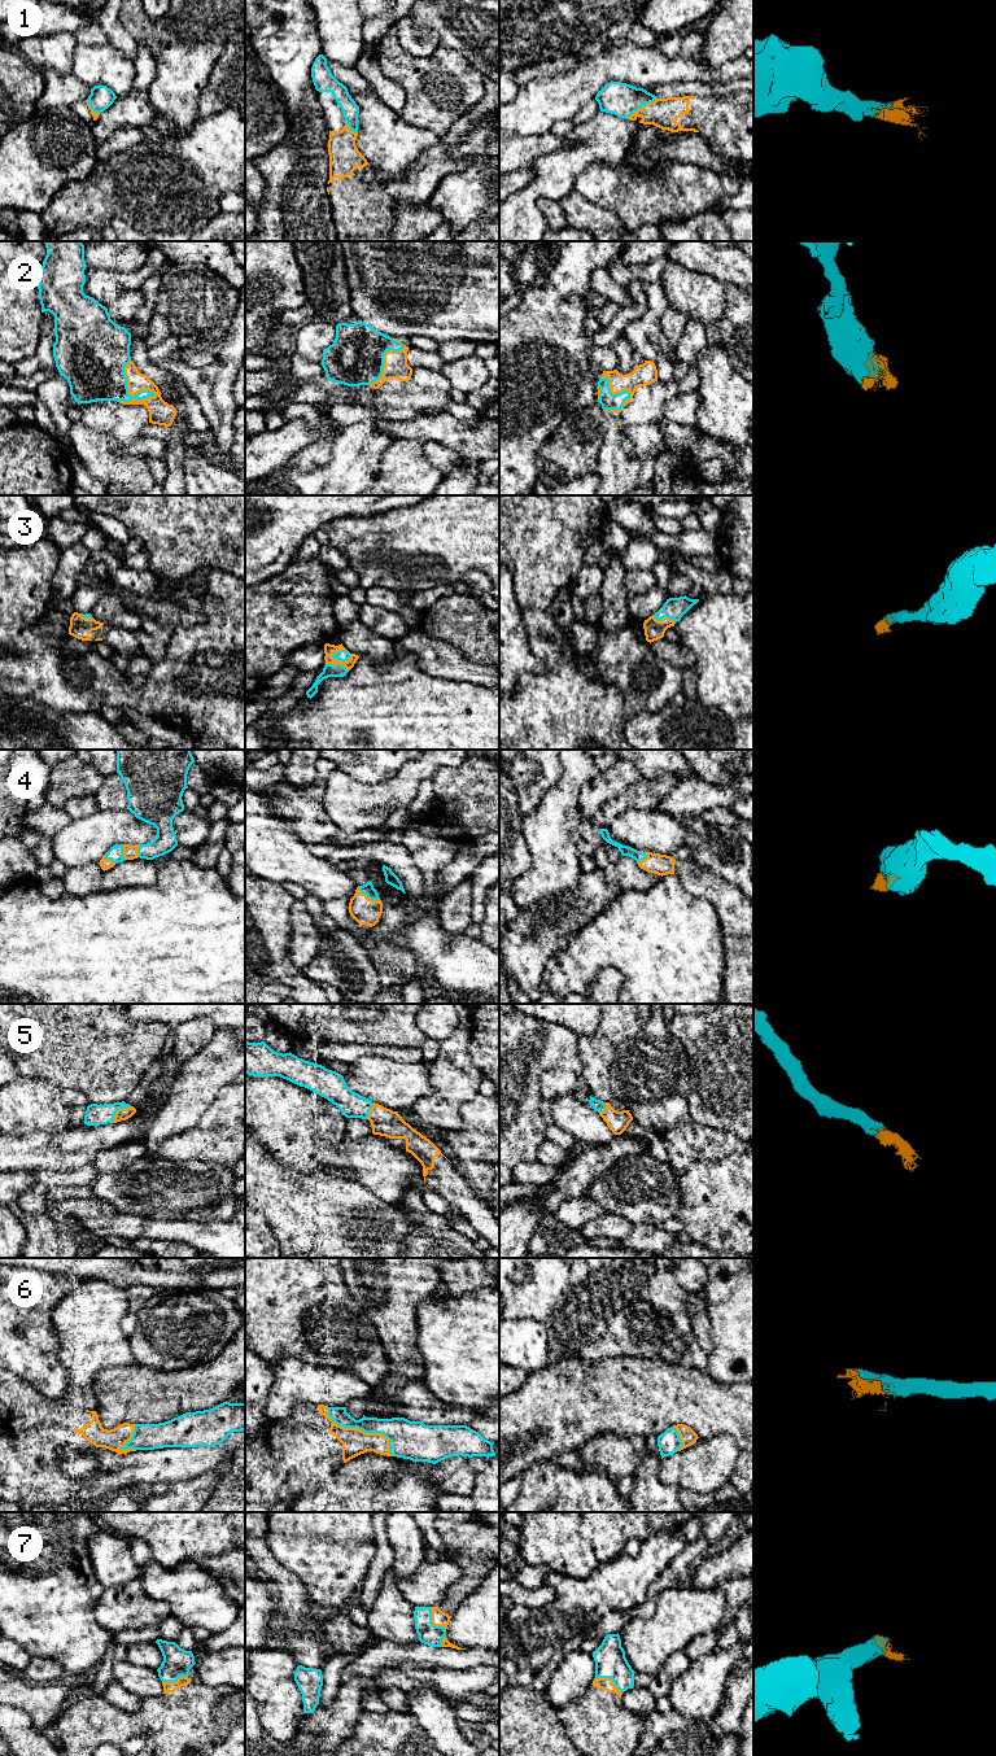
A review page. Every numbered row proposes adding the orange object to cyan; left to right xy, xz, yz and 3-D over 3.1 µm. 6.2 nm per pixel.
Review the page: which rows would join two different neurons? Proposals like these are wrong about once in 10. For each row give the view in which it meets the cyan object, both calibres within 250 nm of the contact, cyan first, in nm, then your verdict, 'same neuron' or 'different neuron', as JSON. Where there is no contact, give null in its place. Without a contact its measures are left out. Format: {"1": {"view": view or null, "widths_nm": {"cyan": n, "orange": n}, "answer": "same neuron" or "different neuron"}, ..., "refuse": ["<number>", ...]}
{"1": {"view": "yz", "widths_nm": {"cyan": 200, "orange": 180}, "answer": "same neuron"}, "2": {"view": "xy", "widths_nm": {"cyan": 380, "orange": 140}, "answer": "same neuron"}, "3": {"view": "xz", "widths_nm": {"cyan": 70, "orange": 60}, "answer": "same neuron"}, "4": {"view": "xz", "widths_nm": {"cyan": 70, "orange": 160}, "answer": "same neuron"}, "5": {"view": "xy", "widths_nm": {"cyan": 130, "orange": 80}, "answer": "same neuron"}, "6": {"view": "xz", "widths_nm": {"cyan": 190, "orange": 160}, "answer": "same neuron"}, "7": {"view": "xz", "widths_nm": {"cyan": 130, "orange": 100}, "answer": "same neuron"}, "refuse": []}

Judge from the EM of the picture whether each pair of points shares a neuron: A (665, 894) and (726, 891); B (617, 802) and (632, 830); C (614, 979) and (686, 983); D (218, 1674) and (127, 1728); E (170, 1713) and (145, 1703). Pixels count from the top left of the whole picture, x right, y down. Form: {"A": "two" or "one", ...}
{"A": "two", "B": "two", "C": "two", "D": "two", "E": "one"}

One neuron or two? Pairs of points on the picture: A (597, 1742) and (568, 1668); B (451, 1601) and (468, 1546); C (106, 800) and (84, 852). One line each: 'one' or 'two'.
A: two
B: one
C: two

